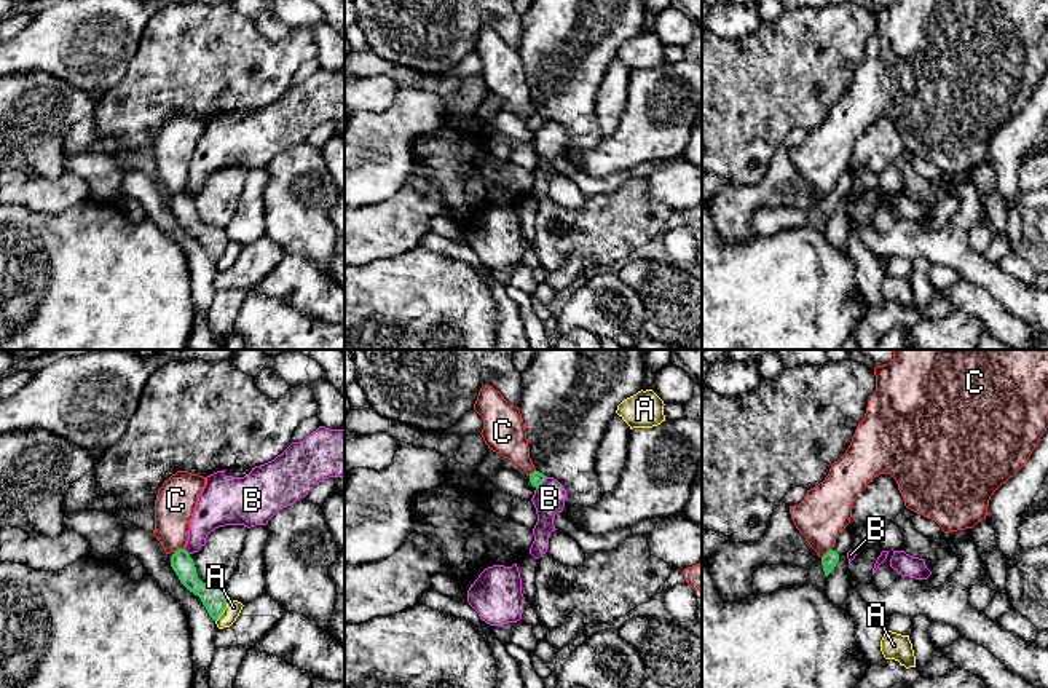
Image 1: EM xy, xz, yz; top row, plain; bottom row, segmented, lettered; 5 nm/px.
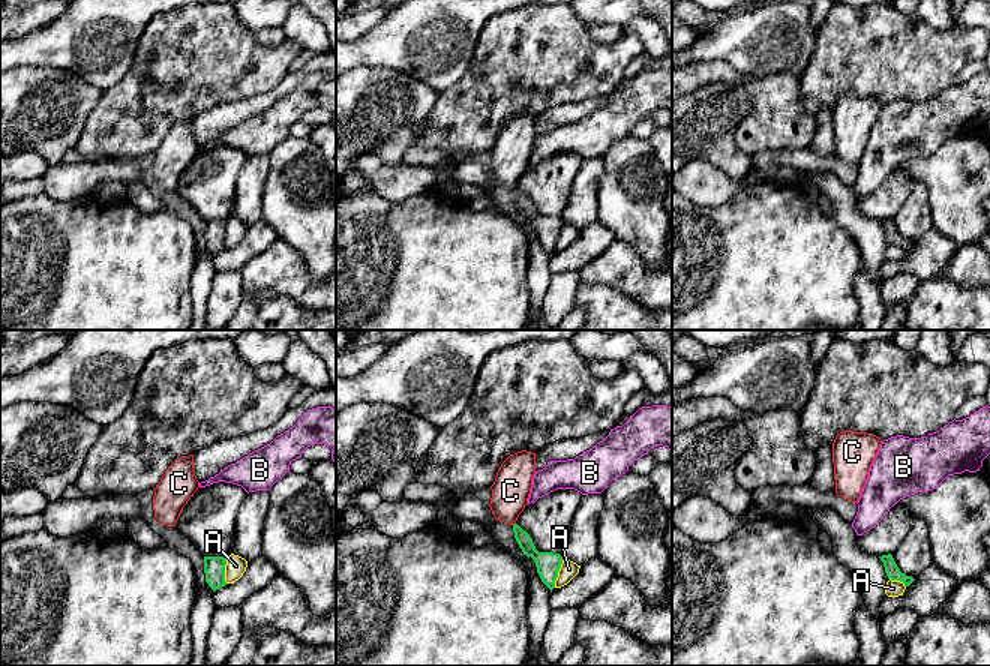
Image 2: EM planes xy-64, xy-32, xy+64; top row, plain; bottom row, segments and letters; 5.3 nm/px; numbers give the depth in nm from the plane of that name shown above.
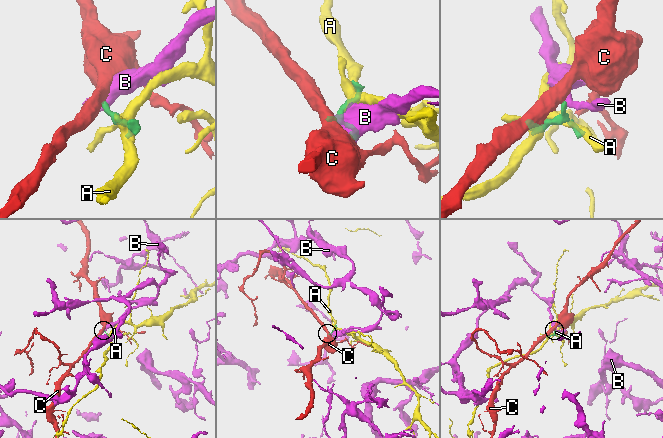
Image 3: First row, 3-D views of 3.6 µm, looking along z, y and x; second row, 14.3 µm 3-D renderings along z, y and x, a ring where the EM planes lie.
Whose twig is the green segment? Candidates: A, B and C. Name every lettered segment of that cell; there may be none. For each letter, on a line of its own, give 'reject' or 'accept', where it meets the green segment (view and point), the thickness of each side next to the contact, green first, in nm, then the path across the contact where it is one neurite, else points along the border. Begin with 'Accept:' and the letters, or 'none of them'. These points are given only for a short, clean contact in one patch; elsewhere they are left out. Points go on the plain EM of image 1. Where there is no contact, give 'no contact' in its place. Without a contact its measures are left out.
Accept: none of them
A: reject; meets green in xy at (224, 251); 130 nm thick on the green side, 80 nm on the other
B: reject; meets green in xz at (543, 123); 70 nm thick on the green side, 160 nm on the other; border along xz (546, 118), (536, 131)
C: reject; meets green in xy at (179, 192); 110 nm thick on the green side, 200 nm on the other; border along xy (182, 190), (174, 195)

